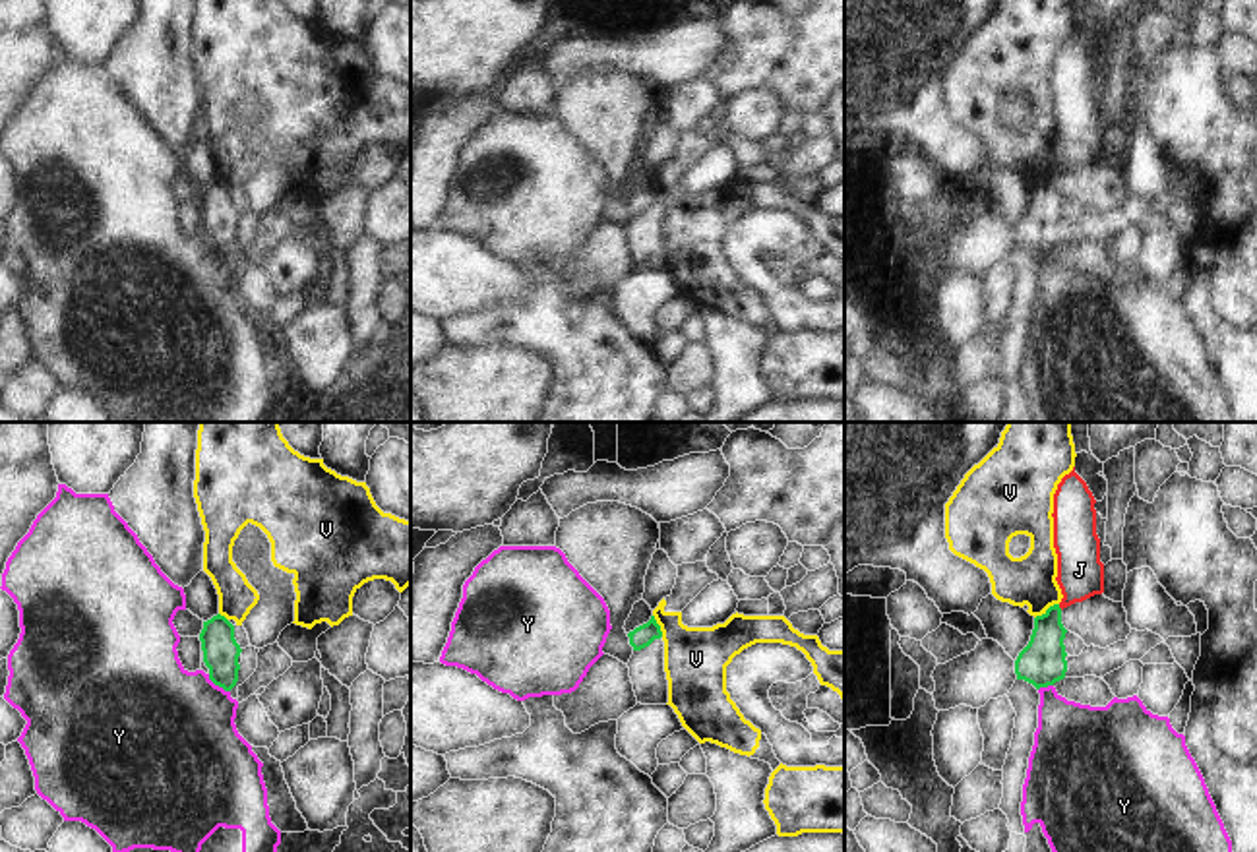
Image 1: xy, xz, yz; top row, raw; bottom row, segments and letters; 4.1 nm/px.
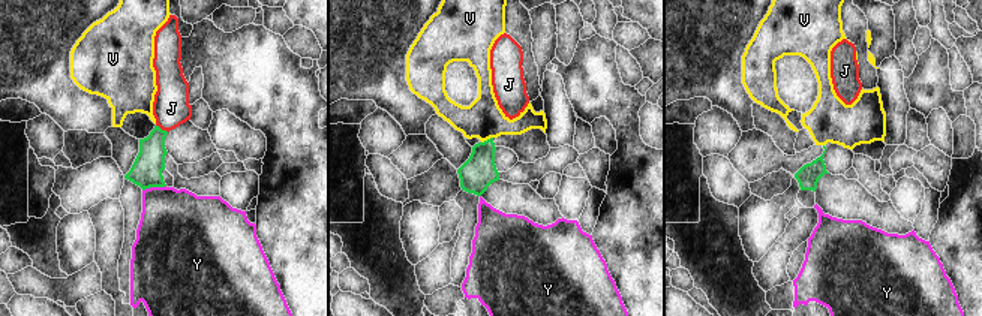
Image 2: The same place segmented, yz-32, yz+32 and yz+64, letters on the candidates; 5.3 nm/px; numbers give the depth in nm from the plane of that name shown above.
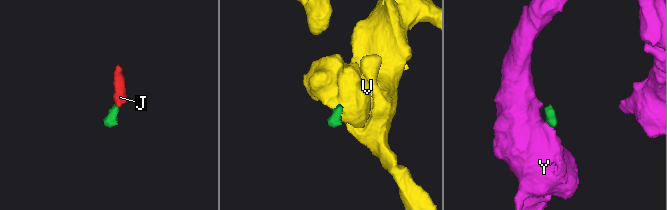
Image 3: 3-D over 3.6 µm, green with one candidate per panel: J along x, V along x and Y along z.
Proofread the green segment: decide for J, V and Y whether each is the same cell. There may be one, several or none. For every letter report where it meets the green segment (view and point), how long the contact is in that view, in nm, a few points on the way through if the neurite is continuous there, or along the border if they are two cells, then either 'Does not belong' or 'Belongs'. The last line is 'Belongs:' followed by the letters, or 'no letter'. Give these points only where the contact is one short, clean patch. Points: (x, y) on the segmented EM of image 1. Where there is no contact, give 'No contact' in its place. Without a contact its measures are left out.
J: Touches green at yz (1058, 607). Shared border 30 nm. Path across: yz (1042, 663), (1048, 624), (1058, 607), (1072, 595), (1079, 570). Belongs
V: Touches green at yz (1048, 608). Shared border 120 nm. Boundary: yz (1058, 603), (1035, 618). Does not belong
Y: Touches green at xy (217, 684). Shared border 120 nm. Boundary: xy (208, 674), (229, 692). Does not belong
Belongs: J.

